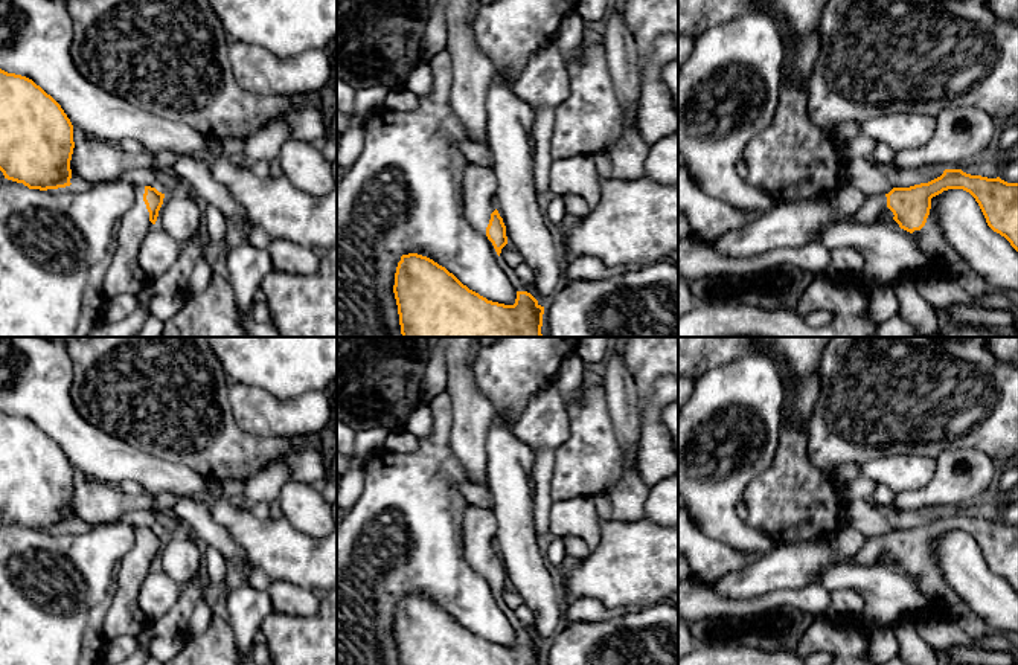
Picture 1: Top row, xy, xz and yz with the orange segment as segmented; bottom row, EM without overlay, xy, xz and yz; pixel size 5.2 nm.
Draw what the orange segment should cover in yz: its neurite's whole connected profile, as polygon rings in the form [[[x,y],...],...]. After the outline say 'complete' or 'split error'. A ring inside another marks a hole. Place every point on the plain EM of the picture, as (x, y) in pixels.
[[[945,511],[928,525],[893,529],[888,535],[866,540],[853,555],[856,566],[890,563],[910,573],[917,589],[930,599],[934,615],[952,619],[969,638],[1003,634],[1018,647],[1018,633],[998,631],[977,616],[968,604],[943,581],[940,569],[927,560],[931,540],[948,531],[963,531],[978,545],[988,567],[1004,578],[1018,593],[1018,525],[971,517],[962,511]]]; split error

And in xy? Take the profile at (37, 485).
[[[0,410],[0,512],[29,531],[70,528],[73,467],[32,421]]]; complete

